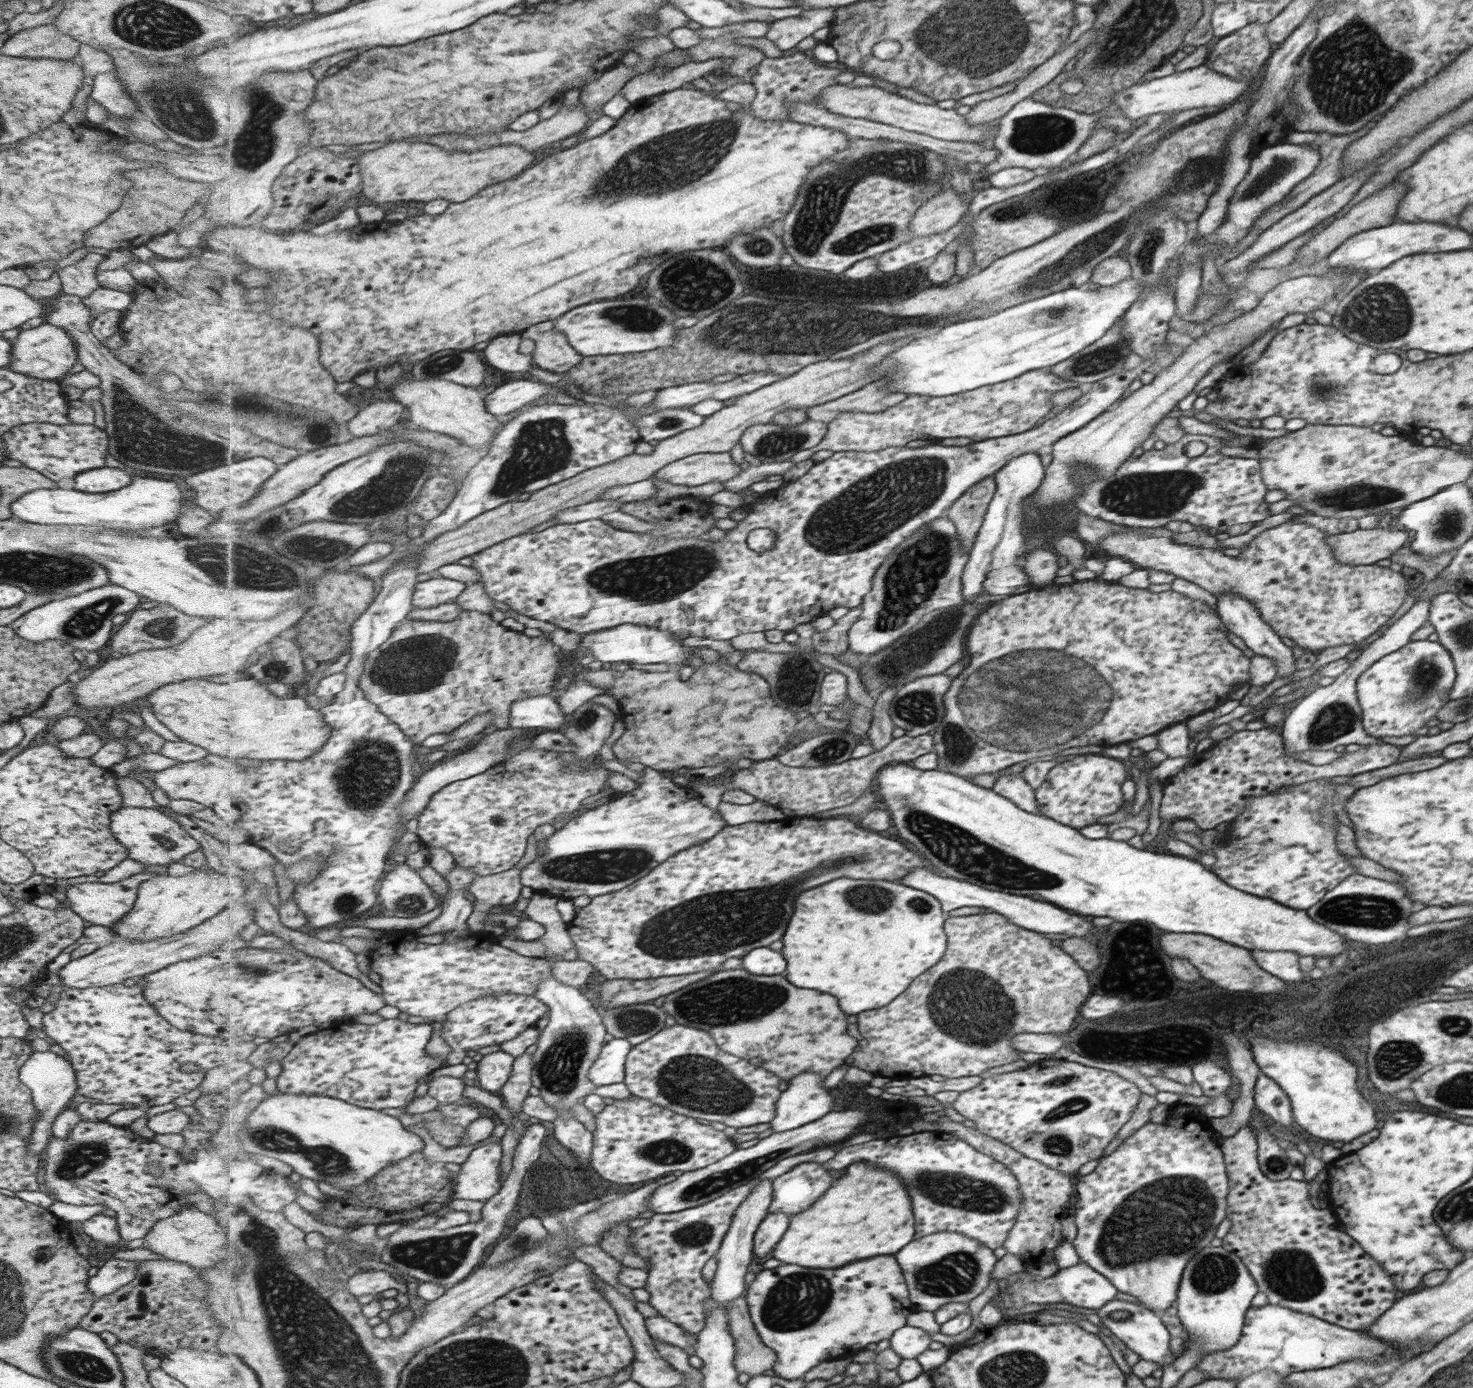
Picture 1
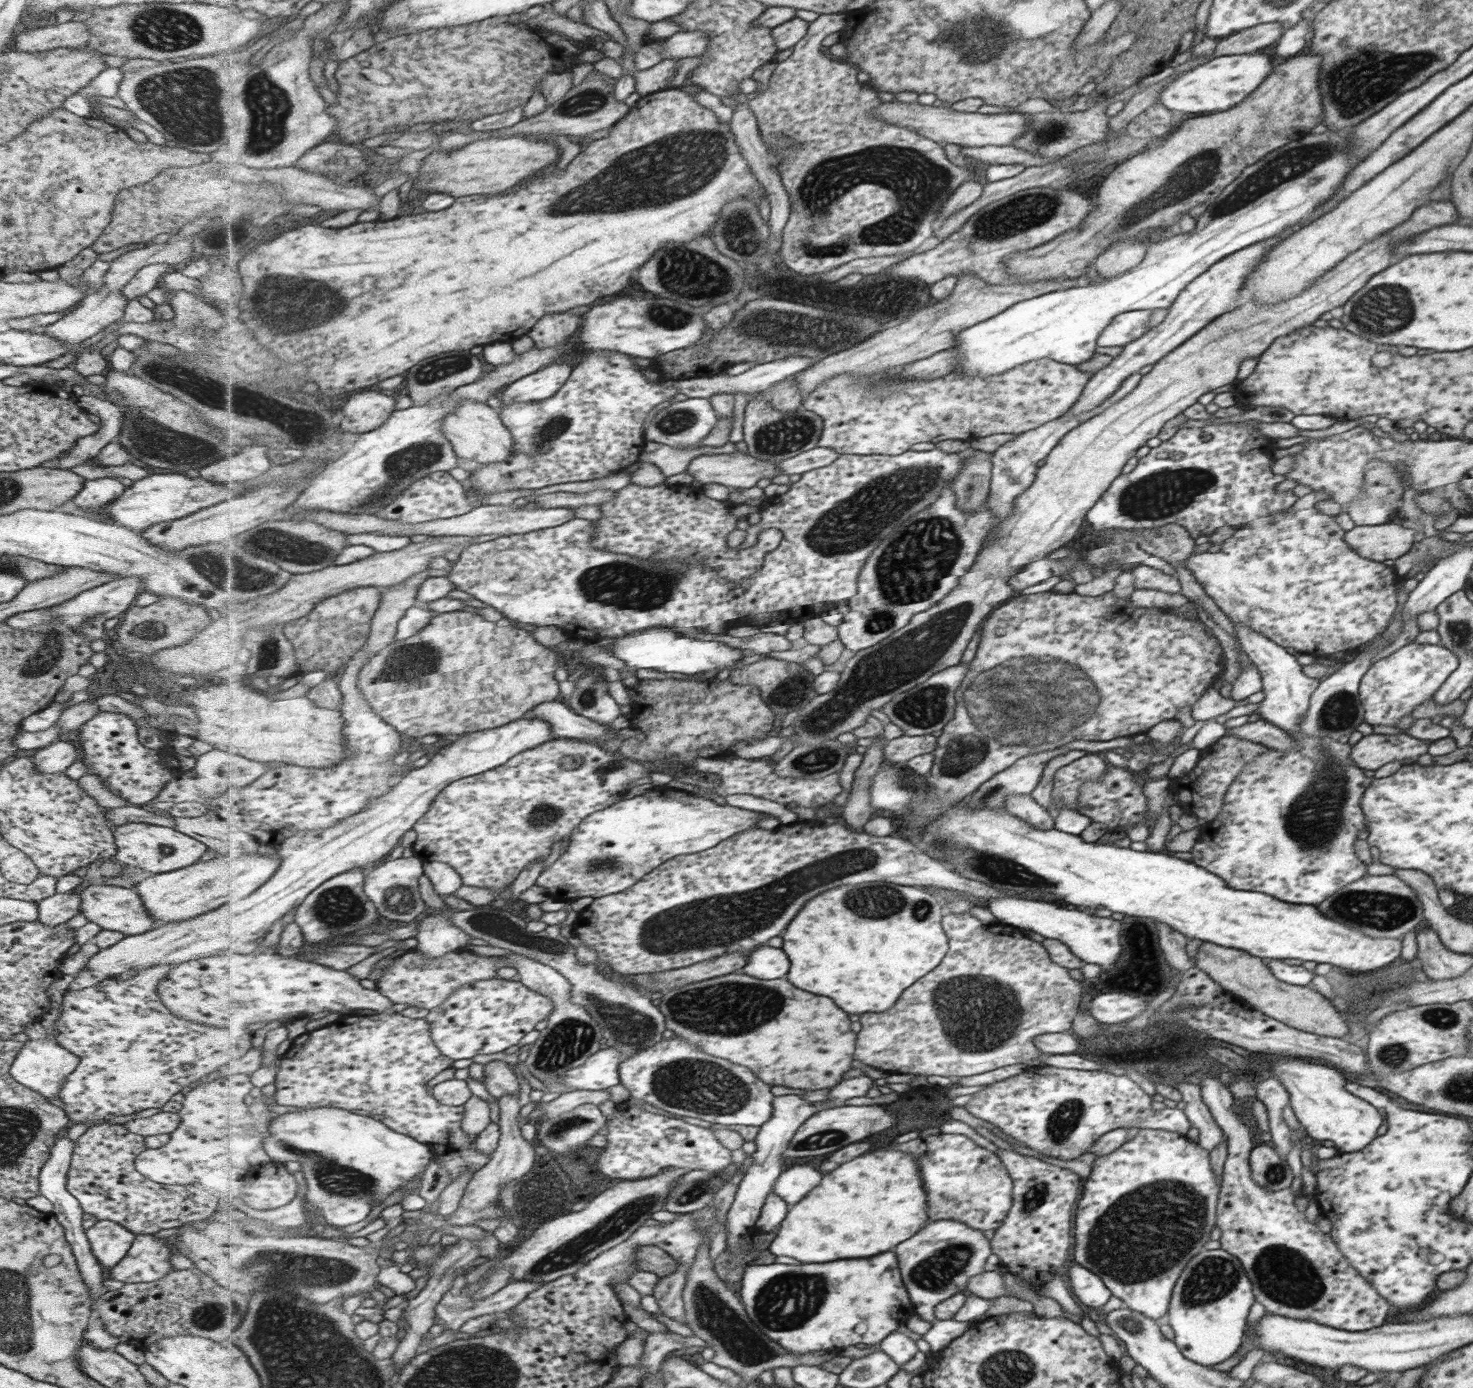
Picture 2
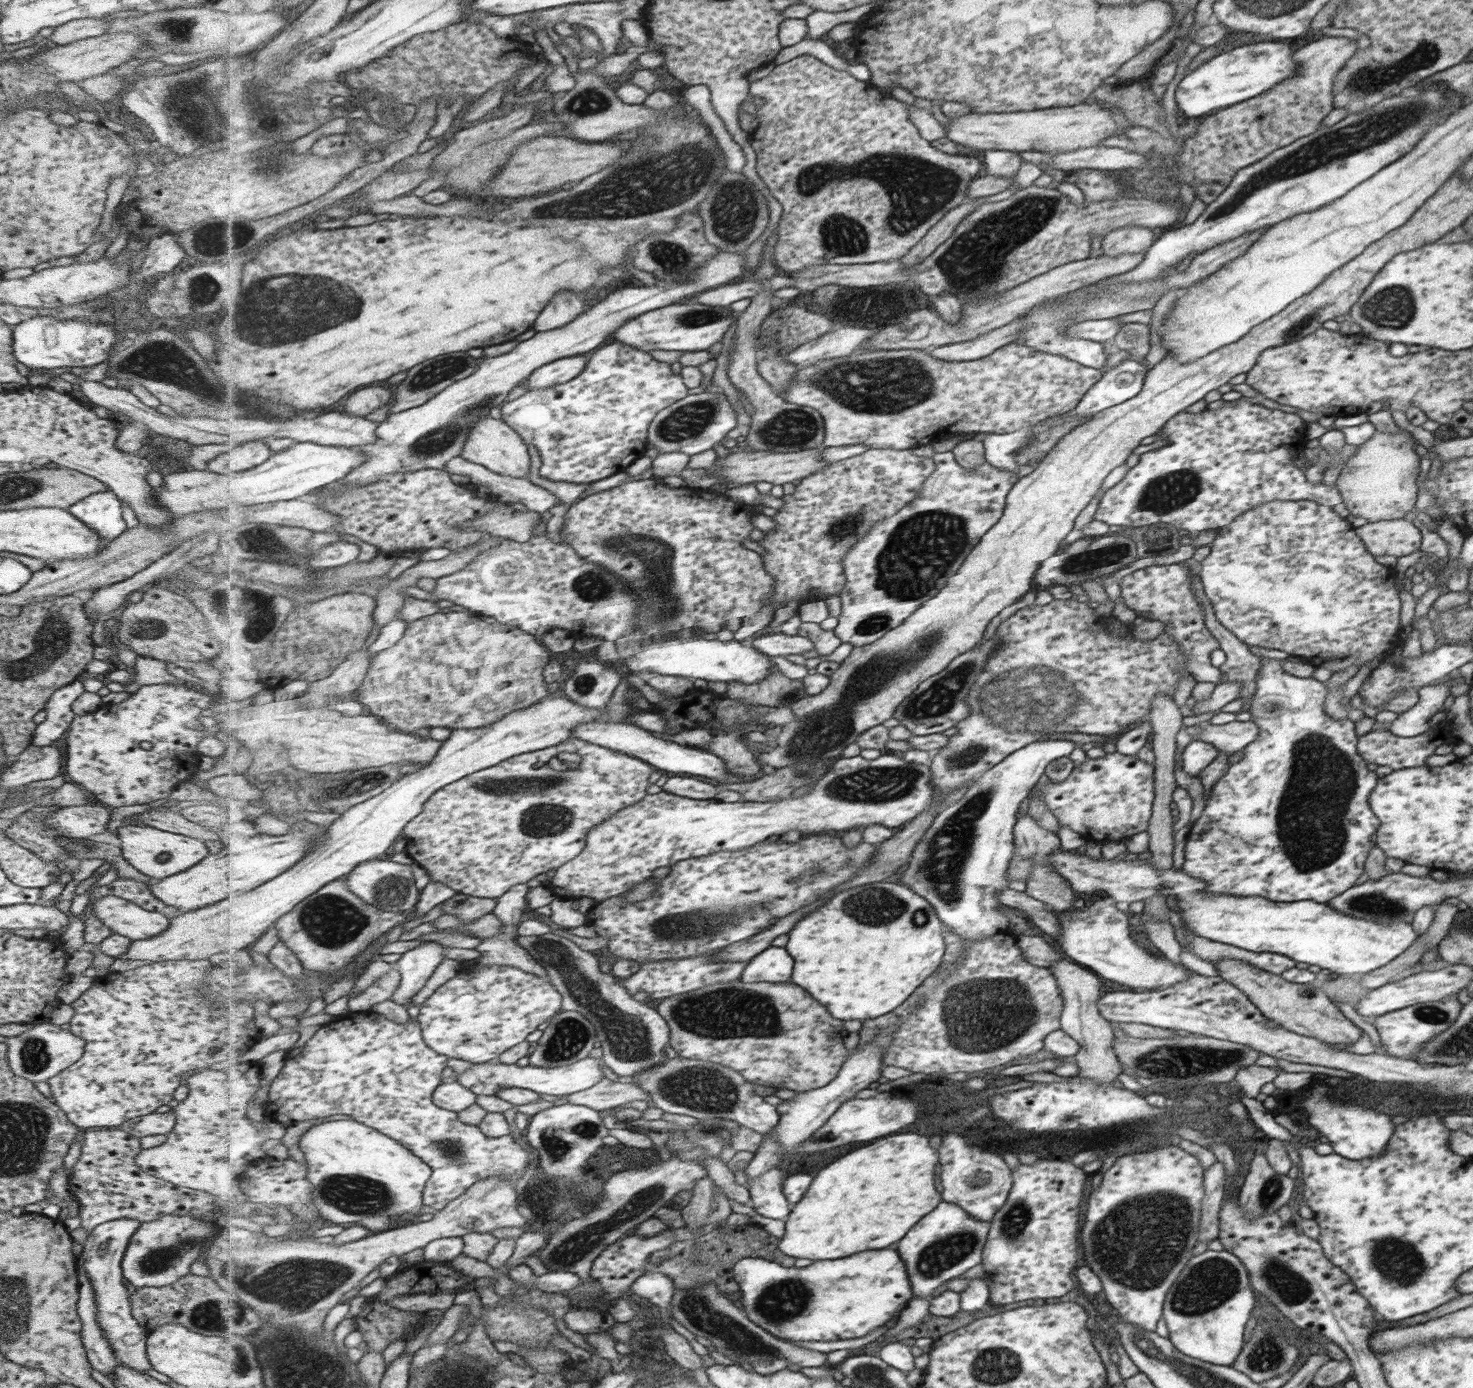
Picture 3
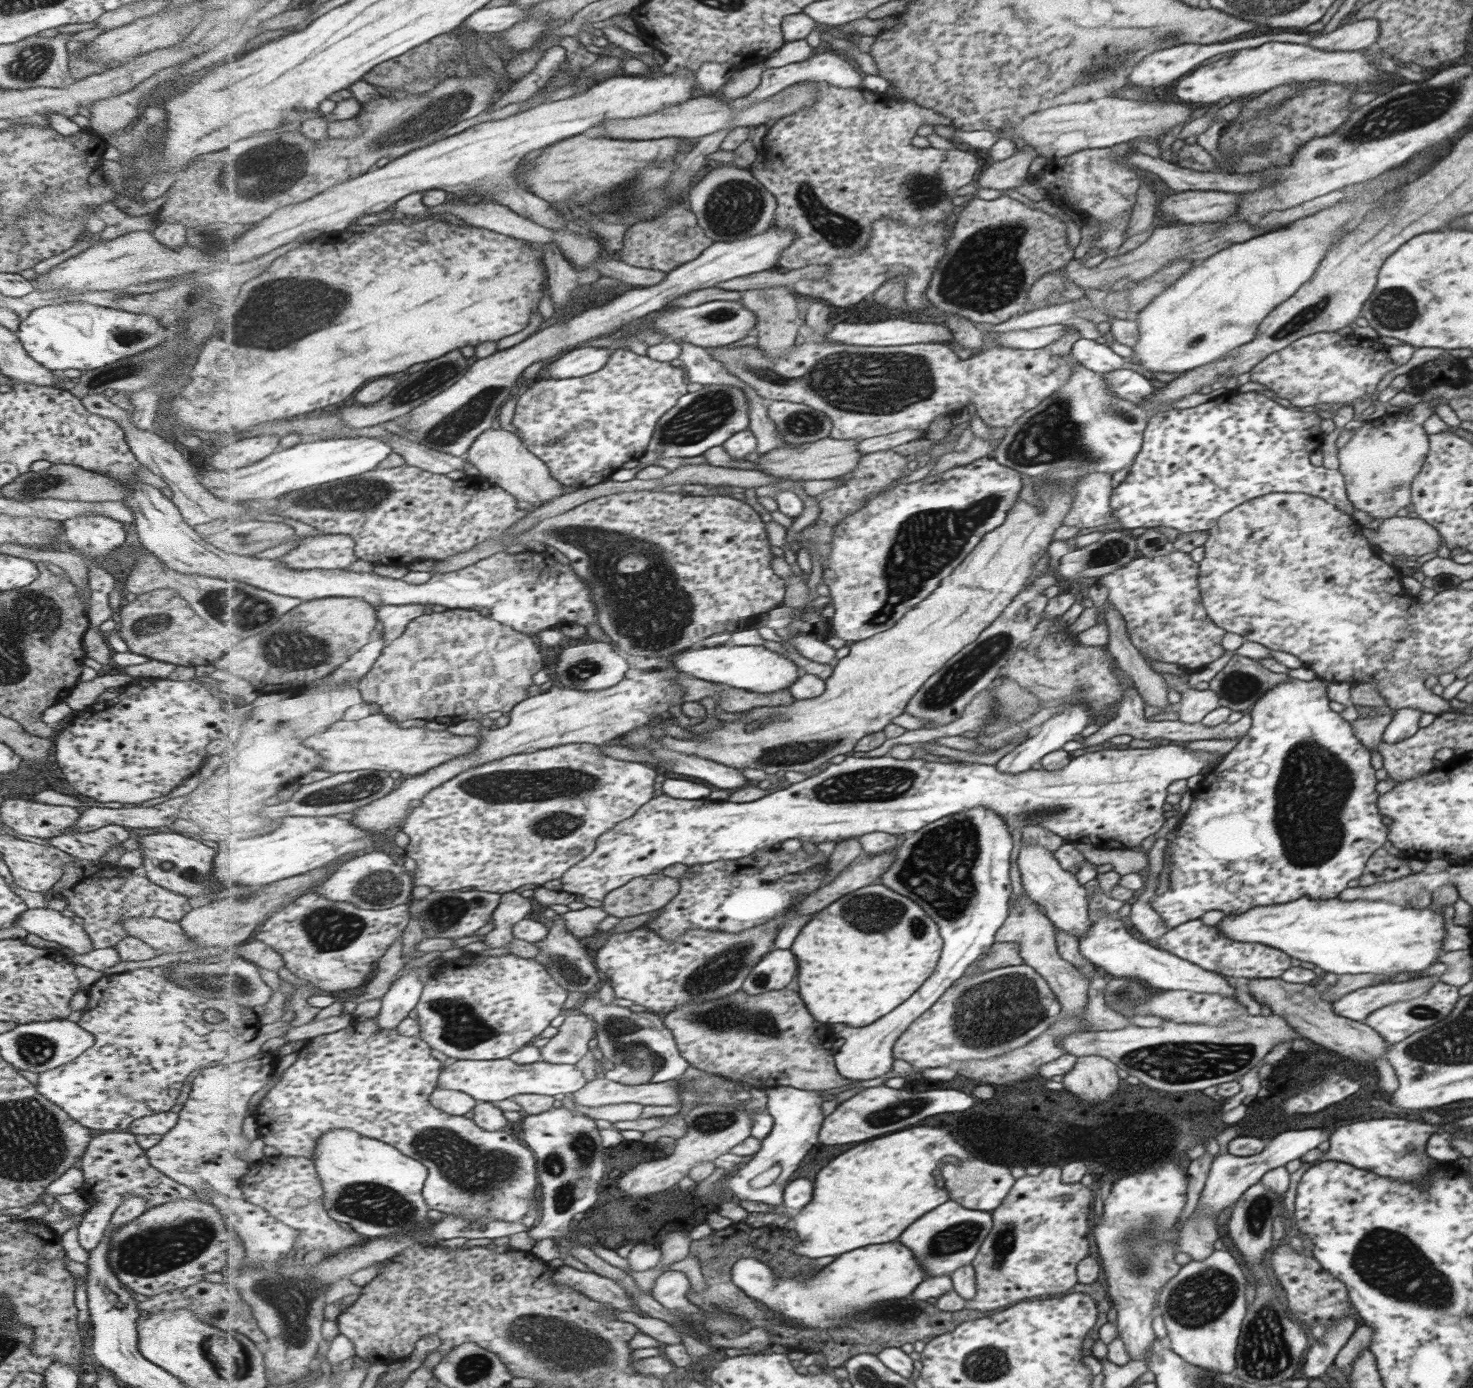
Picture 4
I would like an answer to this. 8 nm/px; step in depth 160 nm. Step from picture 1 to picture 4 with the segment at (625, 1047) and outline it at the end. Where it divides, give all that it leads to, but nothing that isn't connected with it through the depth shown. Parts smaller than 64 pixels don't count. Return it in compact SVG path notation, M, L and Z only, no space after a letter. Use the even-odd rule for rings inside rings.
M510 1057L497 1060L456 1060L449 1067L443 1067L438 1088L457 1089L470 1093L479 1102L493 1102L512 1099L518 1094L540 1094L562 1097L575 1094L587 1084L585 1074L575 1064L551 1064L543 1060L533 1064L517 1064Z

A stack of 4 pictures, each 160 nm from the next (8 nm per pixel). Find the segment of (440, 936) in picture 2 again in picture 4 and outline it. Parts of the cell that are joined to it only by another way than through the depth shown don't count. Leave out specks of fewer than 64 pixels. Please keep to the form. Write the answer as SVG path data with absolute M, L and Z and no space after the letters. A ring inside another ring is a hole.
M413 970L395 980L381 1000L382 1007L377 1015L380 1027L385 1030L396 1029L411 1014L411 1010L416 1010L424 985L419 973Z

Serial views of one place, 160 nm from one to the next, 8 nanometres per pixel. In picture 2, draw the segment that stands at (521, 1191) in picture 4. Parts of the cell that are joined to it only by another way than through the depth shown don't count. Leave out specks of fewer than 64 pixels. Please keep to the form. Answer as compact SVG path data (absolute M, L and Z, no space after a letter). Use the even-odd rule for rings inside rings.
M379 1012L357 1018L348 1015L293 1041L280 1061L275 1100L303 1109L367 1110L397 1132L428 1144L449 1171L452 1182L465 1170L475 1174L491 1160L491 1154L476 1149L477 1136L463 1129L465 1107L439 1104L427 1094L429 1080L451 1068L453 1061L436 1045L426 1018Z

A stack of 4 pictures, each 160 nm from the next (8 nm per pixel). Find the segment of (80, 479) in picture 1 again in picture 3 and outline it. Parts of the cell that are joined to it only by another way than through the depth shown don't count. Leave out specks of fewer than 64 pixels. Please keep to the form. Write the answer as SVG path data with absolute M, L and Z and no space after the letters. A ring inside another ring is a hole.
M109 489L94 492L66 510L106 541L113 540L126 529L121 519L120 500Z

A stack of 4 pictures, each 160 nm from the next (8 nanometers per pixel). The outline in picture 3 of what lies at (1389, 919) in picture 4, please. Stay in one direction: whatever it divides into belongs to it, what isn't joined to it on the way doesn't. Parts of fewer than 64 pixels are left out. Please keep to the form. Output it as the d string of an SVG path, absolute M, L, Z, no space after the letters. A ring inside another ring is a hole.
M1057 847L1055 852L1047 856L1047 863L1051 869L1061 878L1069 883L1069 888L1077 897L1081 894L1091 894L1093 892L1105 892L1111 900L1116 902L1137 902L1145 900L1155 894L1163 896L1175 896L1178 910L1175 912L1180 920L1185 923L1185 927L1195 936L1206 938L1213 942L1231 945L1249 952L1275 952L1291 958L1295 962L1305 962L1313 964L1325 970L1335 972L1335 974L1365 974L1371 972L1395 956L1401 954L1416 938L1417 933L1413 931L1413 926L1402 920L1397 923L1373 924L1365 920L1357 920L1357 917L1345 916L1335 910L1331 910L1327 903L1319 903L1313 900L1297 900L1293 902L1271 902L1271 900L1261 900L1261 896L1247 896L1247 898L1235 898L1235 896L1217 896L1217 894L1205 894L1205 881L1193 878L1181 869L1156 869L1149 864L1149 860L1103 860L1103 858L1089 858L1085 854L1065 852L1061 847Z

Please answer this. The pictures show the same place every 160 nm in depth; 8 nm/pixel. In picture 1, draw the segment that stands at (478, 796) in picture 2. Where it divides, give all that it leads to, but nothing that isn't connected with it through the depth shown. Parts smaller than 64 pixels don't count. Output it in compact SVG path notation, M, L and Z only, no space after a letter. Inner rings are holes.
M524 748L515 756L500 762L478 776L465 780L458 780L450 784L433 796L427 810L418 818L418 834L421 843L428 849L441 847L449 850L455 858L456 865L475 872L479 877L499 874L512 869L527 852L529 836L533 835L535 828L557 823L557 818L564 814L577 817L583 812L583 800L591 798L595 794L604 791L607 786L607 778L613 771L606 770L598 764L592 768L580 769L559 758L560 752L554 750L537 750L536 748ZM565 766L574 768L573 775L563 771Z

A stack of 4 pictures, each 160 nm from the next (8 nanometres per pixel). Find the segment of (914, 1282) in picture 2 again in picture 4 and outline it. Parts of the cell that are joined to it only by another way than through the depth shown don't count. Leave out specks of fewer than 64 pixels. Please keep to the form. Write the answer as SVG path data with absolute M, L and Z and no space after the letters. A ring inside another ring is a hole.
M947 1200L945 1204L941 1204L941 1208L933 1208L929 1216L917 1218L917 1224L913 1224L913 1228L909 1228L909 1232L905 1232L905 1236L901 1236L899 1242L907 1248L913 1248L913 1256L921 1260L921 1269L925 1268L928 1278L949 1277L957 1268L965 1267L972 1262L991 1228L991 1212L968 1209Z

